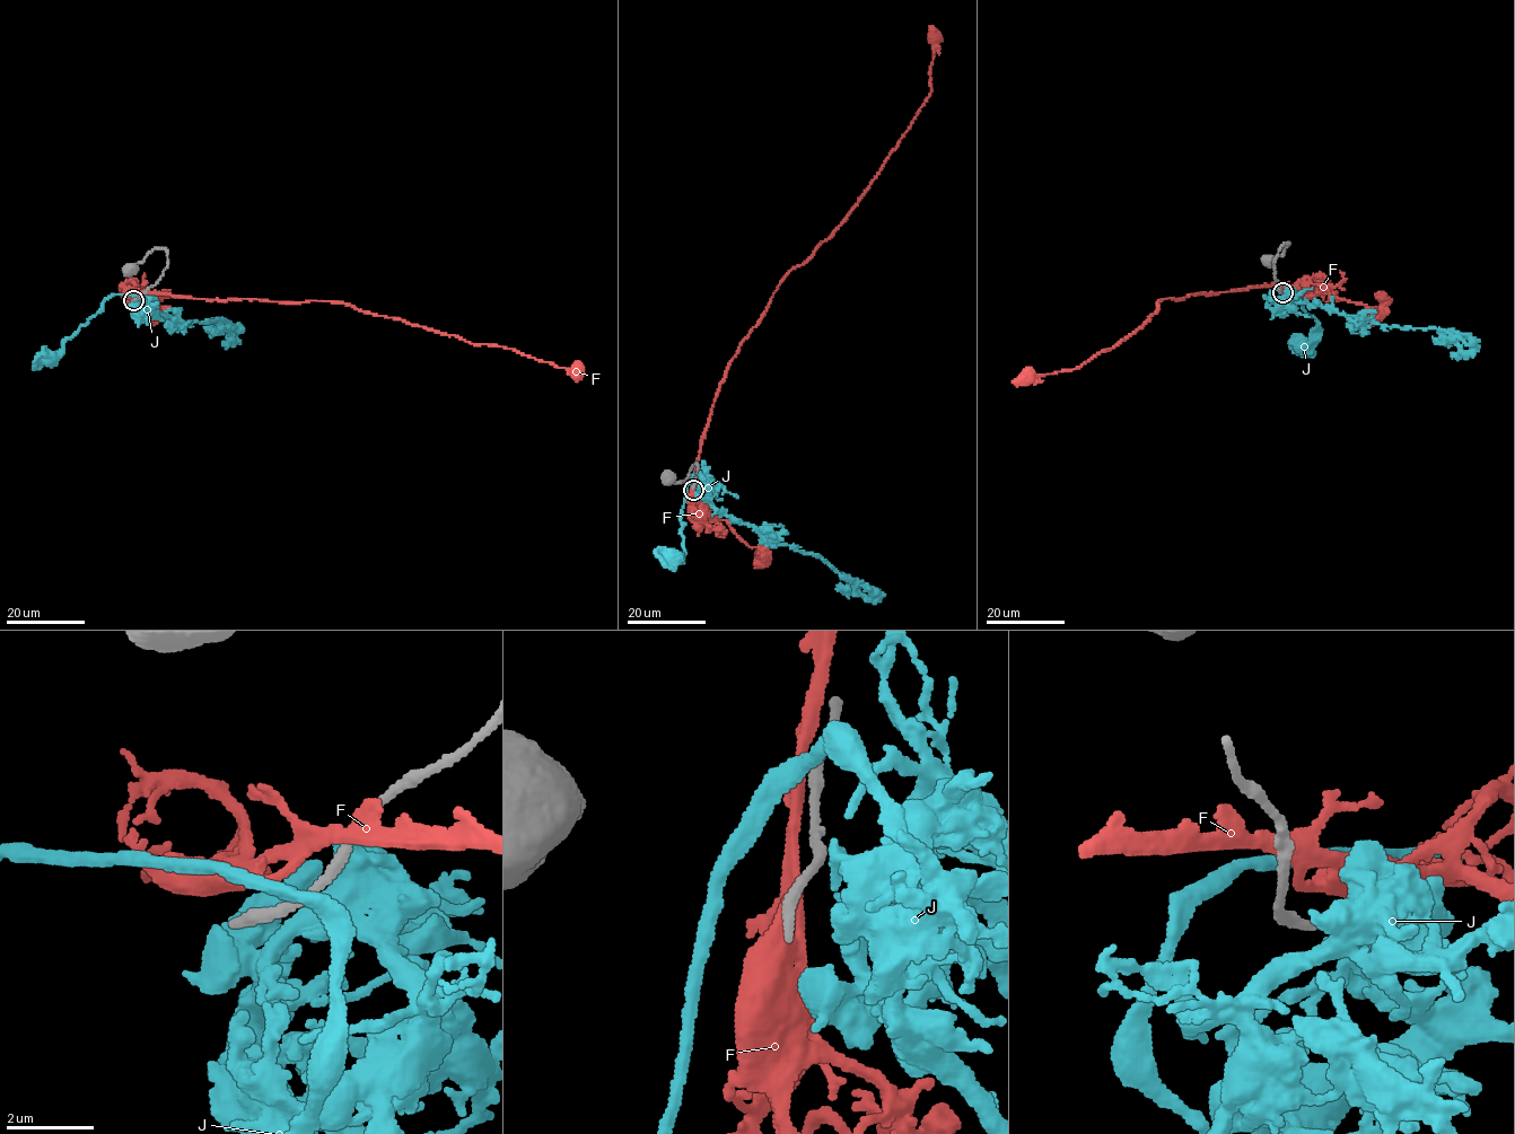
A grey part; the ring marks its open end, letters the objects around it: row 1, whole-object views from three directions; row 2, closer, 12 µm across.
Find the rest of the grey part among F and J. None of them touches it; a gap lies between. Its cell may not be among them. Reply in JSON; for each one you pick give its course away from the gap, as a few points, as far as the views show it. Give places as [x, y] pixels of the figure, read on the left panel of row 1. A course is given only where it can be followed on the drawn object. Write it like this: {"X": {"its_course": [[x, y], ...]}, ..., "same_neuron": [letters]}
{"same_neuron": []}

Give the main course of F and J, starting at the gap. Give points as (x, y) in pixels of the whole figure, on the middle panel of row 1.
F: (692, 490), (701, 436), (729, 361), (777, 286), (831, 236), (909, 128), (931, 89), (935, 36)
J: (694, 492), (703, 480), (700, 473), (691, 477), (681, 512), (682, 561), (671, 556)

